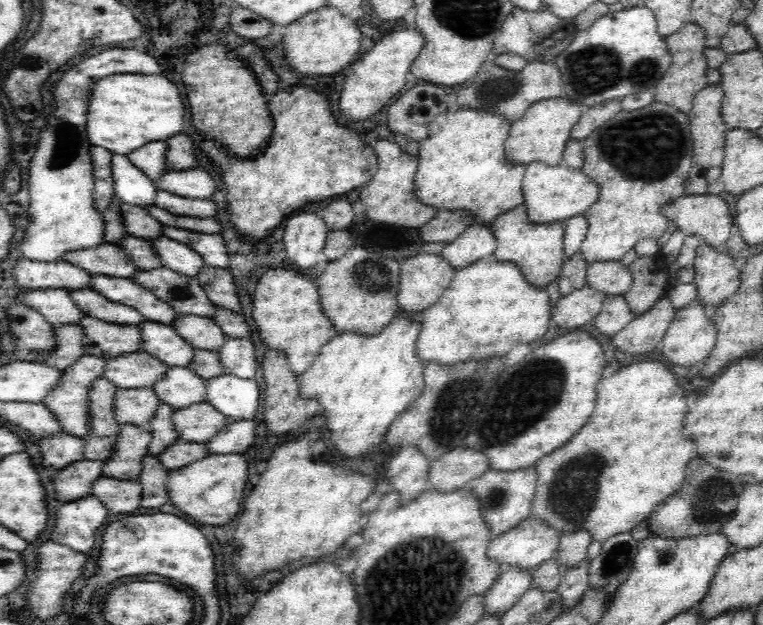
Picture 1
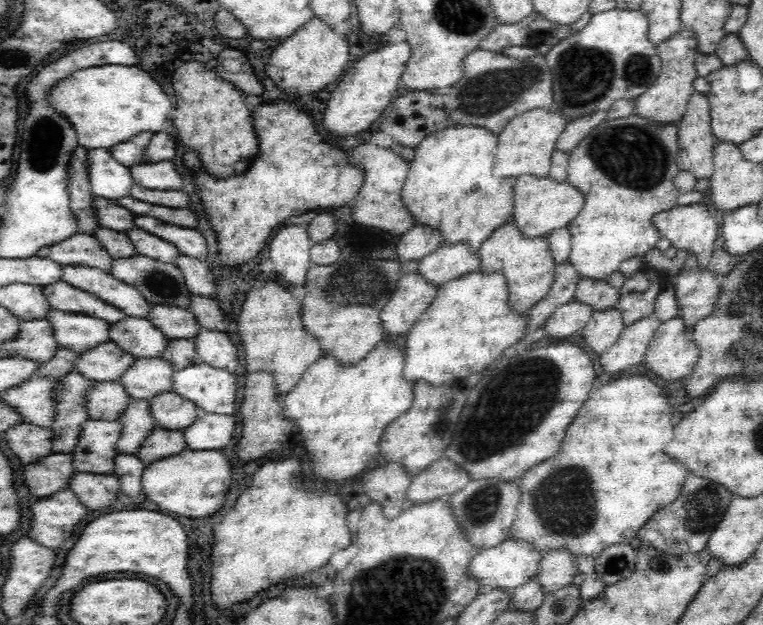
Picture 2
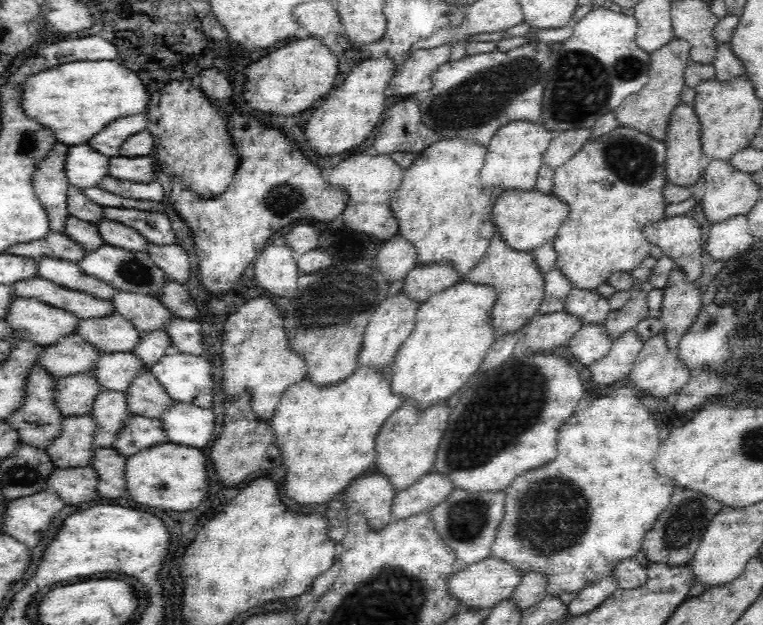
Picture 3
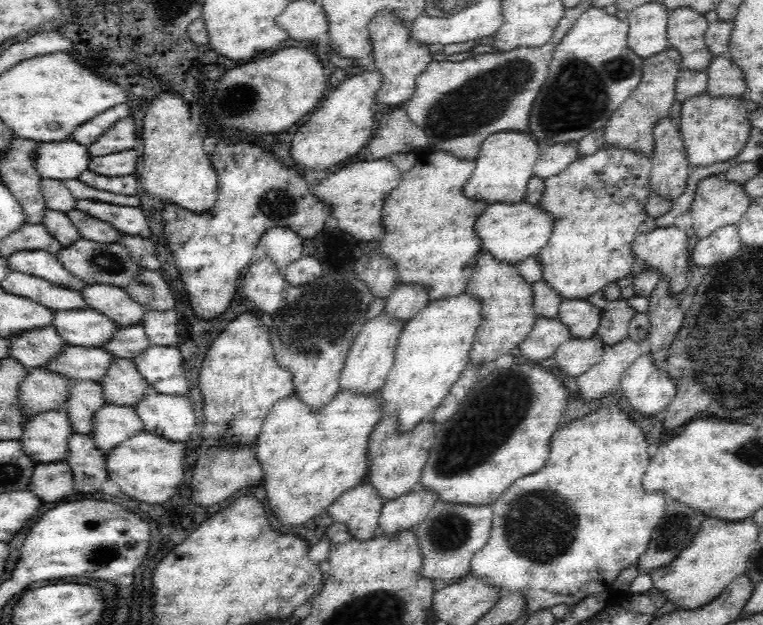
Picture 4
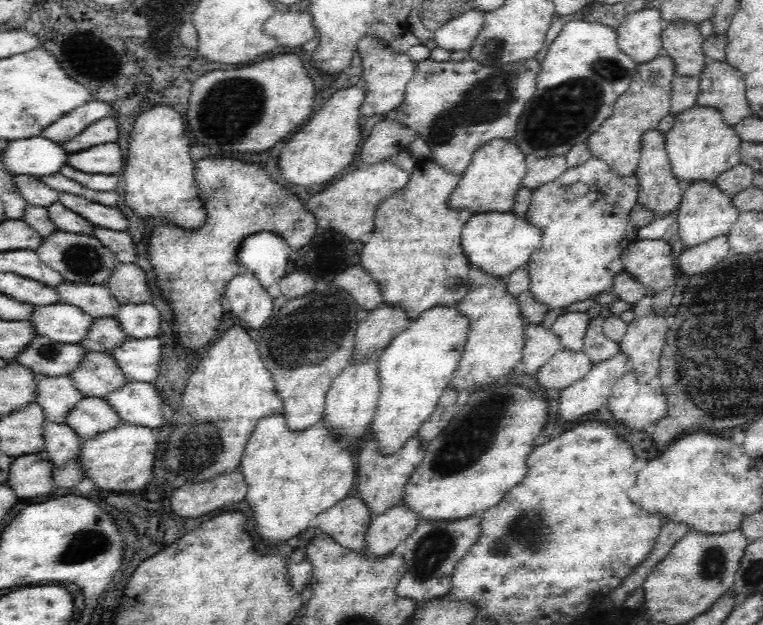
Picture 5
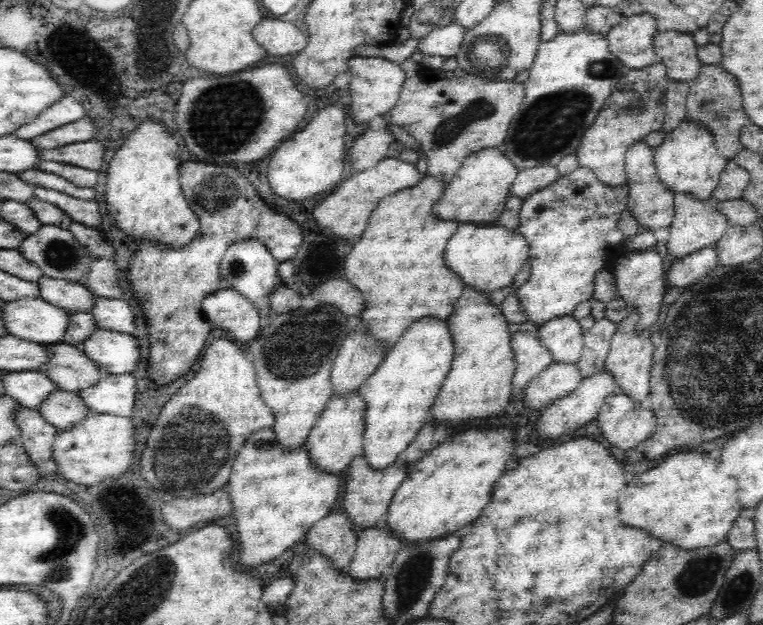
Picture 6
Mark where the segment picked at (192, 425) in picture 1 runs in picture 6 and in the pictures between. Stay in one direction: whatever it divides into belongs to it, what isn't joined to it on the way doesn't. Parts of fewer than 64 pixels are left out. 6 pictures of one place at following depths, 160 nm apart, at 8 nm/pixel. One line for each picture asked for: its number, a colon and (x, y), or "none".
2: (170, 410)
3: (146, 397)
4: (123, 385)
5: (98, 375)
6: (69, 367)

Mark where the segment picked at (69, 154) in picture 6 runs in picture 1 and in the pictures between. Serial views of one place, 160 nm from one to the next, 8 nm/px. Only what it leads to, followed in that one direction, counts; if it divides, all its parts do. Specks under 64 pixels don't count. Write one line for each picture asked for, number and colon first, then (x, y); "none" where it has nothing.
1: (198, 184)
2: (164, 176)
3: (140, 169)
4: (119, 164)
5: (107, 159)

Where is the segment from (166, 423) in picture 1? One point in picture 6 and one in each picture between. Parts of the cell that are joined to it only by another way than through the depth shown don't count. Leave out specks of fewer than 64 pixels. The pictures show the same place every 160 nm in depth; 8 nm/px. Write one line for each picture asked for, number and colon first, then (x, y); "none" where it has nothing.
2: (137, 422)
3: (110, 411)
4: (85, 397)
5: (57, 396)
6: (30, 389)

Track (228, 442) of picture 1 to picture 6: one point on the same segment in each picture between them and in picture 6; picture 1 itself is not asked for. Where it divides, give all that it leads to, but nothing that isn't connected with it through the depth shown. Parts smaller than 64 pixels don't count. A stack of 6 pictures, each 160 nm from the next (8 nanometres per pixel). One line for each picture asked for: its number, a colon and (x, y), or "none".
2: (212, 432)
3: (185, 424)
4: (171, 417)
5: (137, 403)
6: (113, 395)

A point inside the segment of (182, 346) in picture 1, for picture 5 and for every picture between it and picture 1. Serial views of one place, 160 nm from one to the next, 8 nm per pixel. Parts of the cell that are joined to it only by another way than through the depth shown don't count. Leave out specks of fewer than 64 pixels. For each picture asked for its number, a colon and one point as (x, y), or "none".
2: (138, 337)
3: (114, 333)
4: (87, 328)
5: (65, 323)

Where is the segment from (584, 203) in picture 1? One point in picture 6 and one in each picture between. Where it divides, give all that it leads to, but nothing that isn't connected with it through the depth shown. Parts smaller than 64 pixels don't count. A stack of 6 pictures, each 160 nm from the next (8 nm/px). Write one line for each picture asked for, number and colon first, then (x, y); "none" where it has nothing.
2: (541, 205)
3: (527, 219)
4: (510, 232)
5: (498, 243)
6: (486, 257)

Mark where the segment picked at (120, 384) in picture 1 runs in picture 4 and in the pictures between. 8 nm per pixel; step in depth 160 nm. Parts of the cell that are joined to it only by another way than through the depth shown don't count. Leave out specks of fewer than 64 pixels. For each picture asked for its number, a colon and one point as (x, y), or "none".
2: (106, 362)
3: (71, 355)
4: (34, 349)

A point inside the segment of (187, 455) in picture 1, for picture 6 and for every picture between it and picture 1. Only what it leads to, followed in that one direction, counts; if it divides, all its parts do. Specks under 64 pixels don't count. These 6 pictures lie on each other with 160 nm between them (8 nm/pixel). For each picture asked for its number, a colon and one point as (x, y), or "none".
2: (160, 443)
3: (139, 432)
4: (112, 423)
5: (91, 416)
6: (62, 409)

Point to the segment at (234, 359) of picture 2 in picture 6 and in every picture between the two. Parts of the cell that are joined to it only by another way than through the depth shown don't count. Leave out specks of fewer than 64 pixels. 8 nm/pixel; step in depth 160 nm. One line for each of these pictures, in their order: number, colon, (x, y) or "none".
3: (186, 335)
4: (161, 327)
5: (140, 321)
6: (117, 315)

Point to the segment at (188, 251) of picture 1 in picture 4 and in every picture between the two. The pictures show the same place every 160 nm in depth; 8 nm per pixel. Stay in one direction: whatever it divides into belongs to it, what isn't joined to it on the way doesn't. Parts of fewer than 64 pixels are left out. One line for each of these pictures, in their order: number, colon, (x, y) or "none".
2: (146, 244)
3: (116, 234)
4: (90, 228)

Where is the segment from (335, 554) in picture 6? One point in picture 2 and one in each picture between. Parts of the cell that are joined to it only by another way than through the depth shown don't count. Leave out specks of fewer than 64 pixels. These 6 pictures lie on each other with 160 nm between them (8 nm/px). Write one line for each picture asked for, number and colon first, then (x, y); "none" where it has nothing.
2: (387, 485)
3: (372, 495)
4: (359, 508)
5: (346, 522)

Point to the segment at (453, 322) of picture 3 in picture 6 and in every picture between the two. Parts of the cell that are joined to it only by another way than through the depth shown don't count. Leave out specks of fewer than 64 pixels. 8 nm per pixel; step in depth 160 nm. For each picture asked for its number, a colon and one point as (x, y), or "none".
4: (434, 348)
5: (415, 368)
6: (398, 395)

